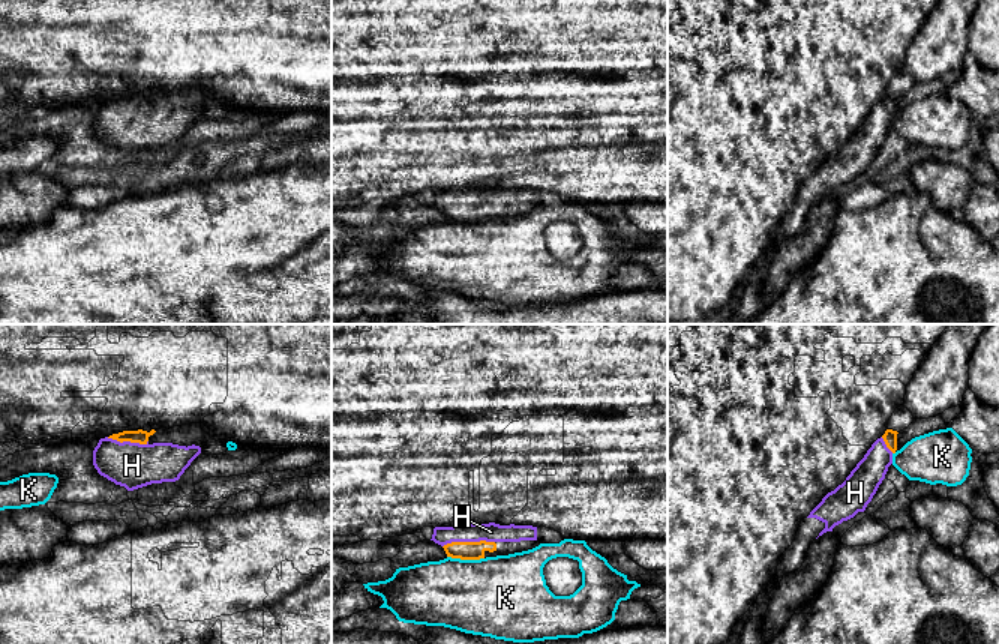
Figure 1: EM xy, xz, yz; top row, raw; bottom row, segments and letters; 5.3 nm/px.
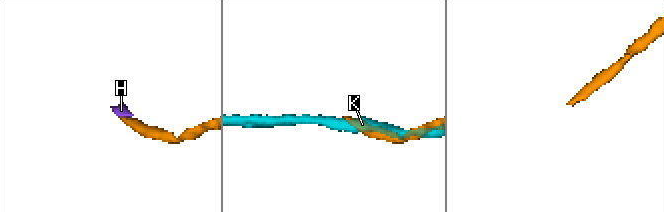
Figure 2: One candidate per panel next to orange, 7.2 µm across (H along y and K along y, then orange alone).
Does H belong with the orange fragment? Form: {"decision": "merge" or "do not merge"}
{"decision": "merge"}

